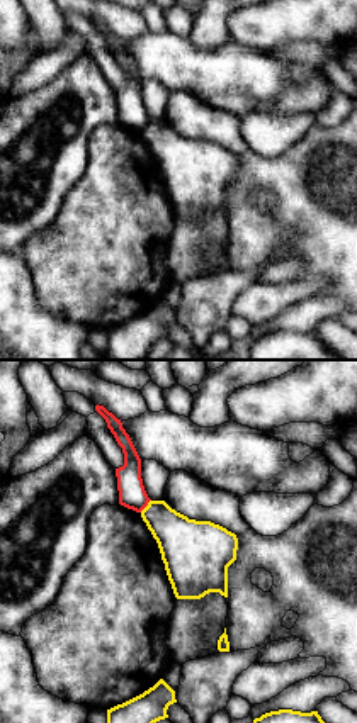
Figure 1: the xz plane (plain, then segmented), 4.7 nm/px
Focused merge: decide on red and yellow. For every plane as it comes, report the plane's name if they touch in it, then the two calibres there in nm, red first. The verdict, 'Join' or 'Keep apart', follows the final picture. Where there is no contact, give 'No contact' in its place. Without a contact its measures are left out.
Touches red in xz. Thickness 130 nm (red) against 240 nm

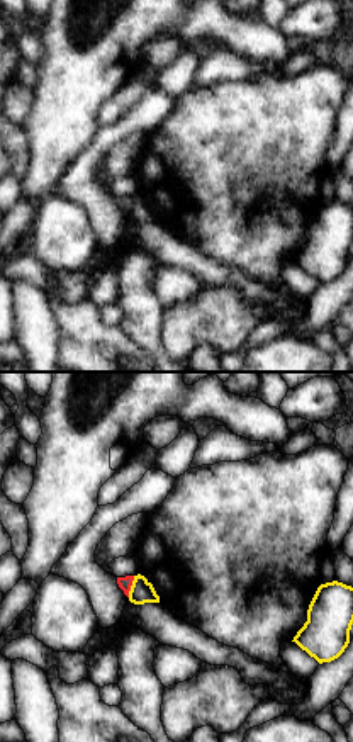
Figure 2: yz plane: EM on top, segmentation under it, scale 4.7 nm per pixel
Touches red in yz. Thickness 60 nm (red) against 110 nm

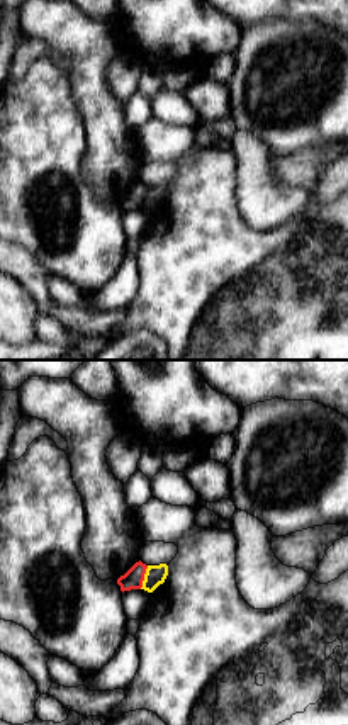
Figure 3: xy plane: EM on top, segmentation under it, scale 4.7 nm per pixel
Touches red in xy. Thickness 100 nm (red) against 100 nm

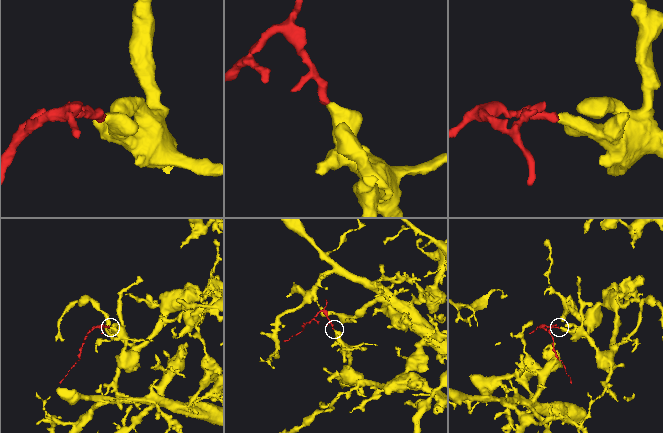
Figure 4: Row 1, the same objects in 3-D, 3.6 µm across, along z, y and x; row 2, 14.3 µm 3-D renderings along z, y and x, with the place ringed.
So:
Keep apart

